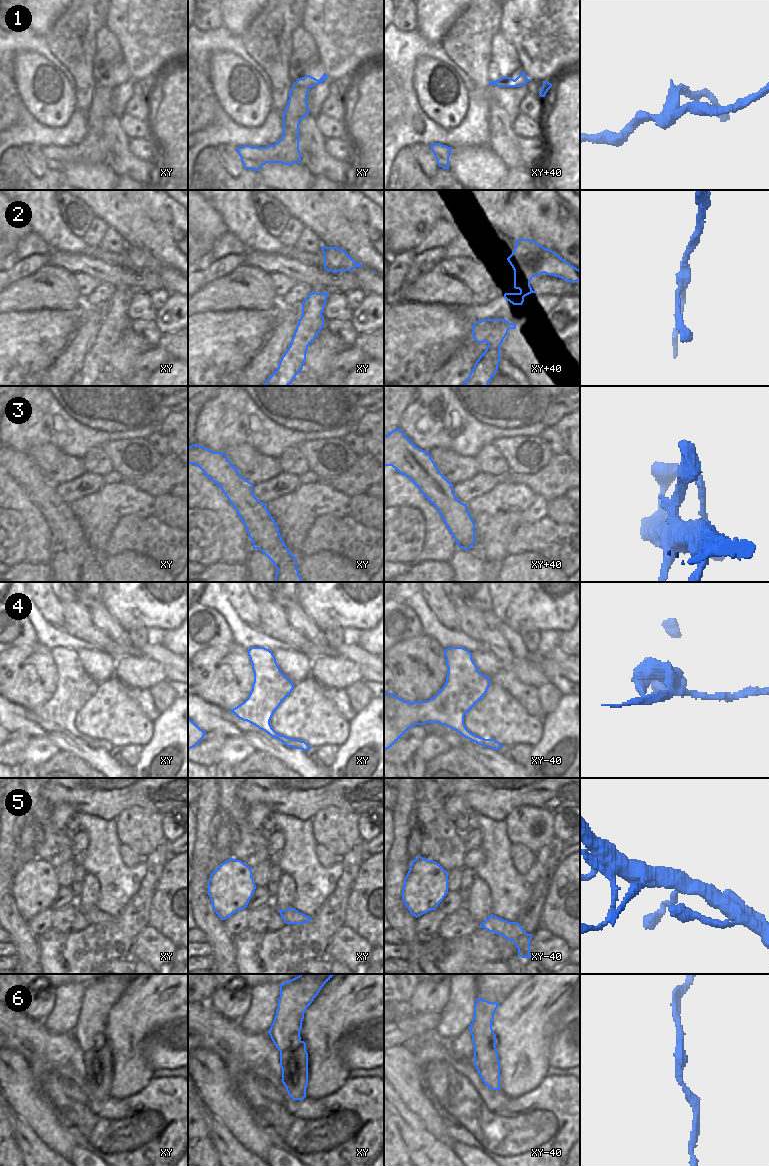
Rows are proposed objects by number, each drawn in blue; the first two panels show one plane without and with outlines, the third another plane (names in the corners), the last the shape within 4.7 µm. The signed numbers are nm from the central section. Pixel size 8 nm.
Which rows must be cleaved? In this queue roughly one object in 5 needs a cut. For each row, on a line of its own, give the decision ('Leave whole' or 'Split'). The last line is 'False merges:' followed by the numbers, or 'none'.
1: Split
2: Leave whole
3: Leave whole
4: Split
5: Leave whole
6: Leave whole
False merges: 1, 4

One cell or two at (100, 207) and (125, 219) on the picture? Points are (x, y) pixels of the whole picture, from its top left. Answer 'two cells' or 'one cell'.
one cell

